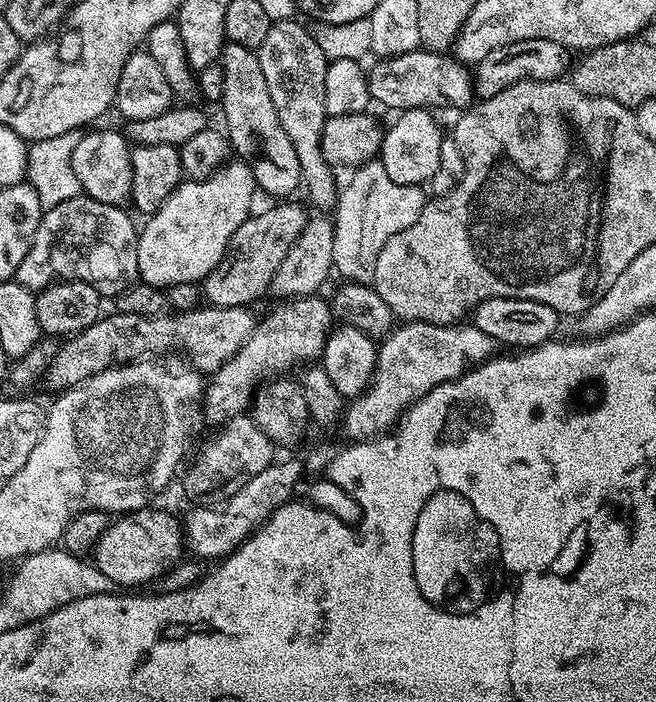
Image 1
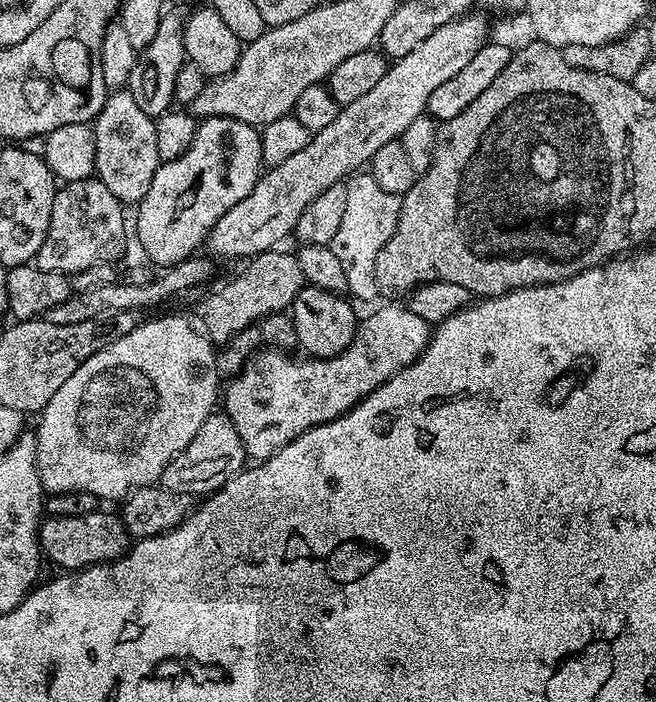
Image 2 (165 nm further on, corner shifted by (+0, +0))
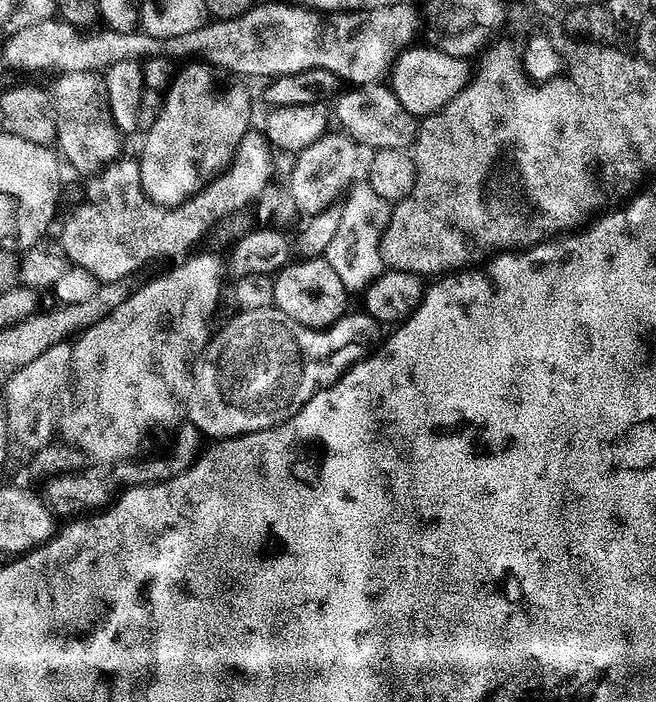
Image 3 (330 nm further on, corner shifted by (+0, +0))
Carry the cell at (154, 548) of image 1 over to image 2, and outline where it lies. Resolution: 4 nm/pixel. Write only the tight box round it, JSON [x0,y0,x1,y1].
[38,510,130,570]

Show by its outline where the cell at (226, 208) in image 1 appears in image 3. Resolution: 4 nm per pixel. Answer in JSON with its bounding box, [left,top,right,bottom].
[138,62,252,208]

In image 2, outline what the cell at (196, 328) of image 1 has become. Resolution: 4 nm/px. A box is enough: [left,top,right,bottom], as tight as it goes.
[196,250,306,346]

